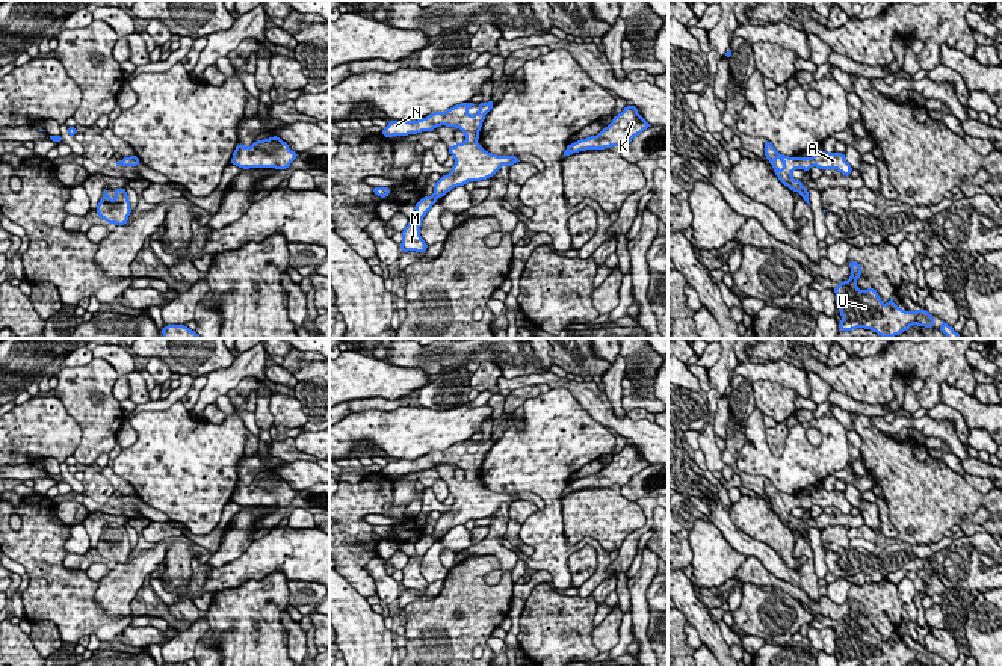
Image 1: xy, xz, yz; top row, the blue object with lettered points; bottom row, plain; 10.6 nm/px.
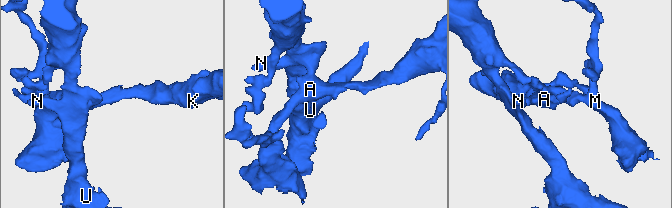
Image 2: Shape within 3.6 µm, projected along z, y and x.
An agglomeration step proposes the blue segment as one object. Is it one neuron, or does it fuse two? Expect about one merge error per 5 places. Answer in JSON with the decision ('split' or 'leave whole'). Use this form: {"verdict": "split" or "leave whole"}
{"verdict": "leave whole"}

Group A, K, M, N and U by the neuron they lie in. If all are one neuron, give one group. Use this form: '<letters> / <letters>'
A K M N U

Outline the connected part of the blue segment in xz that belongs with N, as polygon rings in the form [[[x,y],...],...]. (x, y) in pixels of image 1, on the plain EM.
[[[493,438],[488,441],[479,441],[479,450],[469,453],[467,449],[475,444],[473,441],[456,442],[446,450],[434,450],[426,456],[417,459],[388,459],[388,464],[381,470],[385,476],[408,474],[422,470],[434,470],[435,465],[455,465],[459,467],[465,479],[449,485],[450,494],[455,495],[455,503],[447,513],[434,524],[431,535],[422,536],[416,544],[416,557],[408,559],[408,563],[402,569],[400,589],[416,589],[423,592],[428,583],[420,574],[422,559],[432,547],[440,535],[447,533],[453,526],[465,524],[469,520],[481,520],[491,516],[502,504],[511,504],[517,500],[517,494],[497,494],[485,489],[479,482],[479,470],[485,453],[493,447]]]

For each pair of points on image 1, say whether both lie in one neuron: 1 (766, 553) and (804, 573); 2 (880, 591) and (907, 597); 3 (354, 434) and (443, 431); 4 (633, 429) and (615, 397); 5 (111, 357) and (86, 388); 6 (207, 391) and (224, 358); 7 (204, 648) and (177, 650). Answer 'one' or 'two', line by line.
1: one
2: two
3: one
4: two
5: two
6: two
7: two

